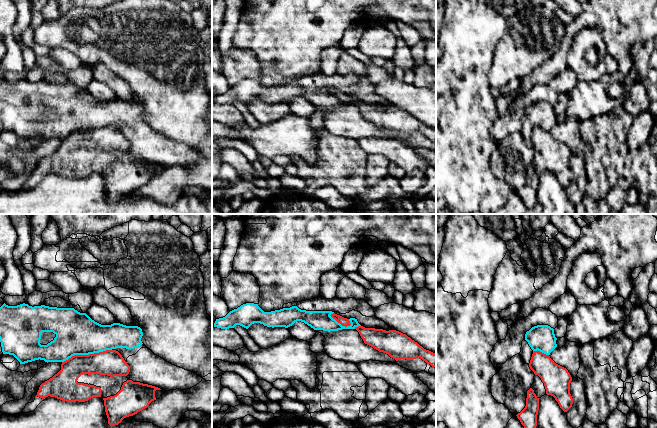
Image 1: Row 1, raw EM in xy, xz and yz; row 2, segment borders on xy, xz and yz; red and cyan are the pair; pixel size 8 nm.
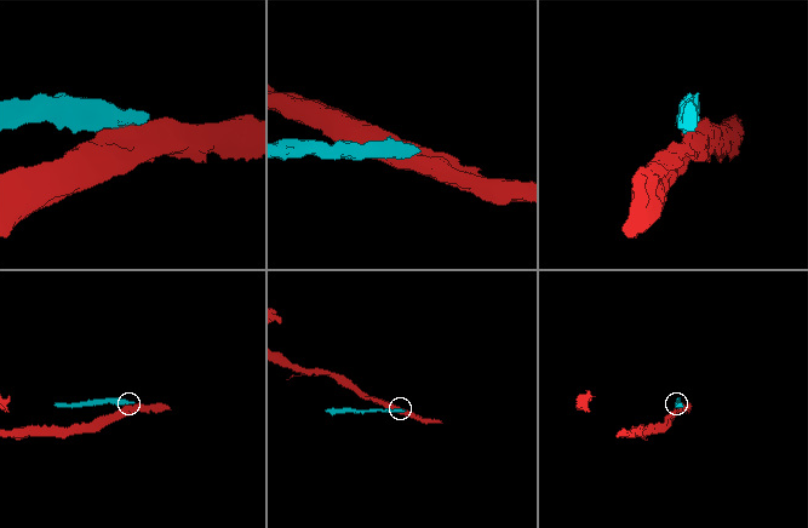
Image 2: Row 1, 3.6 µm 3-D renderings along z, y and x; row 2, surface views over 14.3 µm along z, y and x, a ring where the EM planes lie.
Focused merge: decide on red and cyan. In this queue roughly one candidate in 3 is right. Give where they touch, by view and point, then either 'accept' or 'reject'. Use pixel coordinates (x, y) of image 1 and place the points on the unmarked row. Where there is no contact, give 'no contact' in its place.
xy (86, 131) | reject

